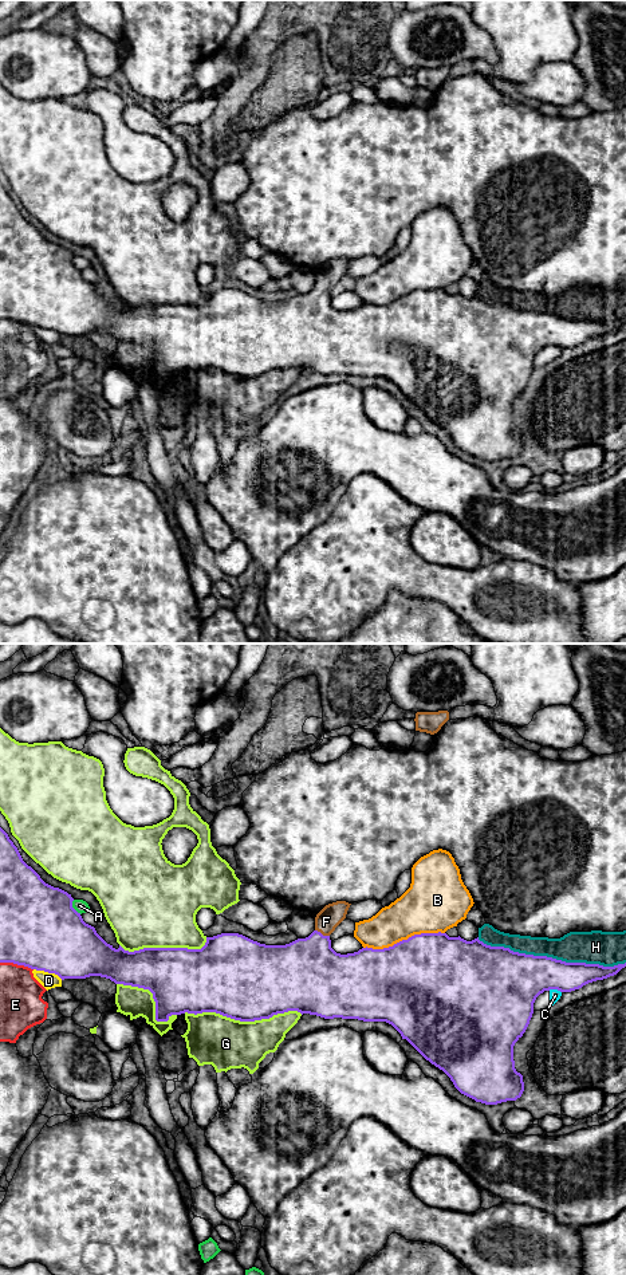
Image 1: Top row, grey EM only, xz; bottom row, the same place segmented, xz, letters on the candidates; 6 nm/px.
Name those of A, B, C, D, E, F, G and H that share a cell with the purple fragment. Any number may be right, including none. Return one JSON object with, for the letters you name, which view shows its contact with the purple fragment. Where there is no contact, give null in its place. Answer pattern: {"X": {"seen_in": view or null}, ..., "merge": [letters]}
{"F": {"seen_in": "xz"}, "merge": ["F"]}

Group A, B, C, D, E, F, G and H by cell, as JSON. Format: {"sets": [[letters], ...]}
{"sets": [["A"], ["B"], ["C"], ["D"], ["E"], ["F"], ["G"], ["H"]]}

